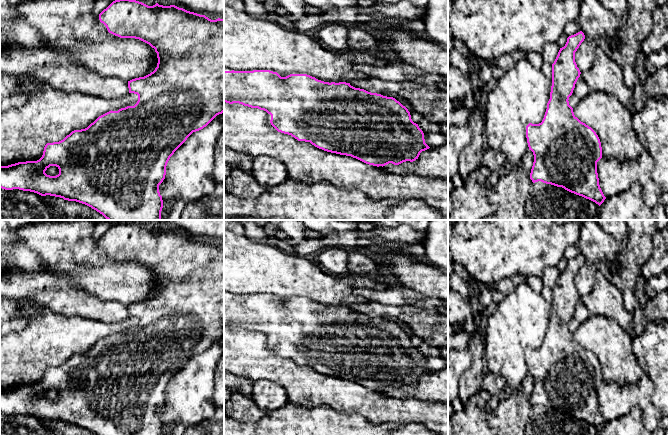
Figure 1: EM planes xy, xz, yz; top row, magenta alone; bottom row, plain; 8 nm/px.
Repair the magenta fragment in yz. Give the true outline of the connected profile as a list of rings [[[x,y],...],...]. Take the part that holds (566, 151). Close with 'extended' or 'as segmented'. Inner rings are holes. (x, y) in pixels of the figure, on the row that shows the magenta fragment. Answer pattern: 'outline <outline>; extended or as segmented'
outline [[[580,31],[569,36],[565,46],[560,48],[552,64],[552,86],[544,118],[539,124],[526,126],[526,138],[534,155],[530,173],[533,183],[541,181],[562,187],[600,206],[606,199],[597,173],[597,162],[602,158],[601,142],[596,132],[574,115],[568,101],[581,74],[575,62],[575,52],[584,39],[585,35]]]; as segmented

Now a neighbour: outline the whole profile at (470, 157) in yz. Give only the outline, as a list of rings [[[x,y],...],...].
[[[477,107],[469,117],[468,126],[472,135],[471,142],[459,154],[459,175],[463,181],[480,166],[484,153],[484,118]]]

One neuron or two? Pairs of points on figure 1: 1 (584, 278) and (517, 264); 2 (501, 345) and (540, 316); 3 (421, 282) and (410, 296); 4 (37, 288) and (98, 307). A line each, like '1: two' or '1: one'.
1: two
2: one
3: two
4: one

